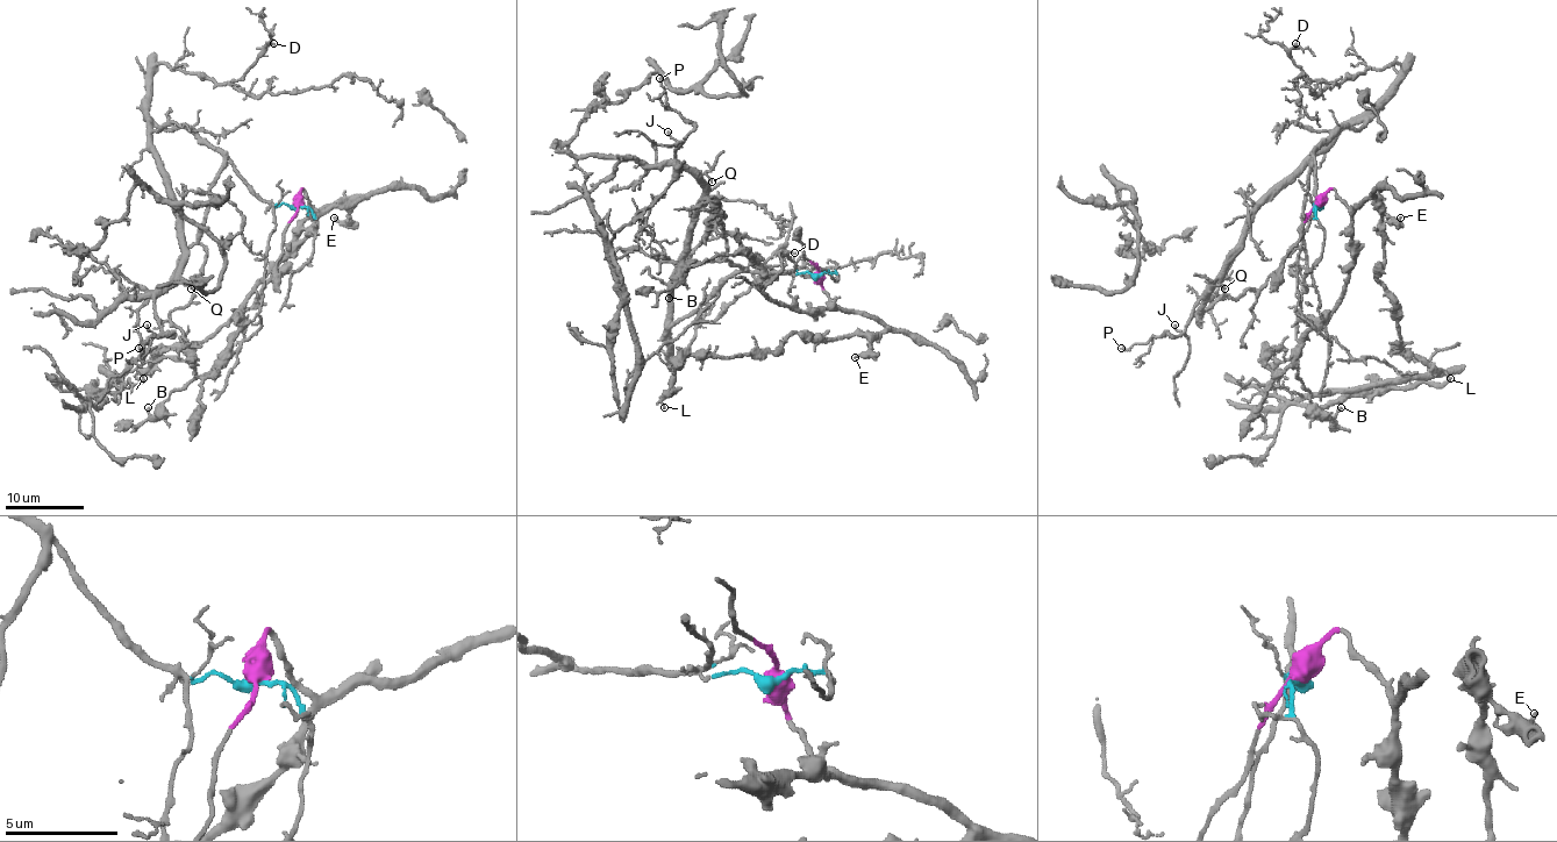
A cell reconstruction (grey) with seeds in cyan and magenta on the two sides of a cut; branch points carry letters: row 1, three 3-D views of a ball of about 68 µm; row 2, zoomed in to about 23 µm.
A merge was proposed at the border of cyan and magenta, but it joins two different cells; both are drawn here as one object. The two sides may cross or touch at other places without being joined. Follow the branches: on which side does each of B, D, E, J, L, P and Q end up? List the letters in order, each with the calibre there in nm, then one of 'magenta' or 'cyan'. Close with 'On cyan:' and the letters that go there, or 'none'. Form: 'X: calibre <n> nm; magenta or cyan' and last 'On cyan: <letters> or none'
B: calibre 180 nm; magenta
D: calibre 140 nm; cyan
E: calibre 180 nm; magenta
J: calibre 130 nm; cyan
L: calibre 130 nm; magenta
P: calibre 160 nm; cyan
Q: calibre 140 nm; cyan
On cyan: D, J, P, Q

